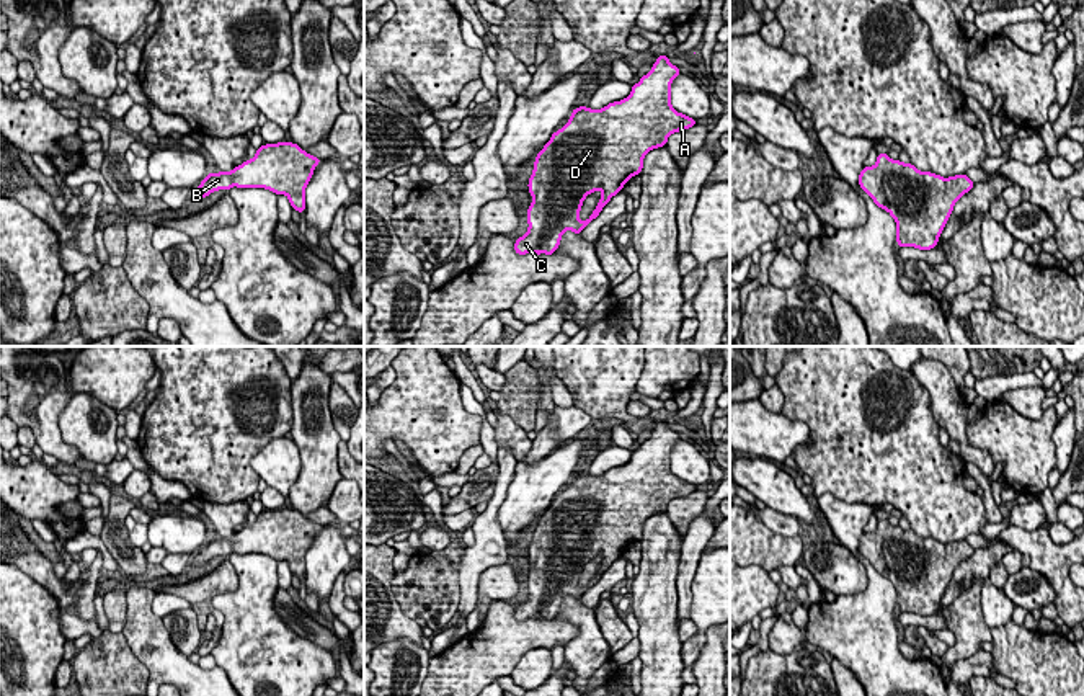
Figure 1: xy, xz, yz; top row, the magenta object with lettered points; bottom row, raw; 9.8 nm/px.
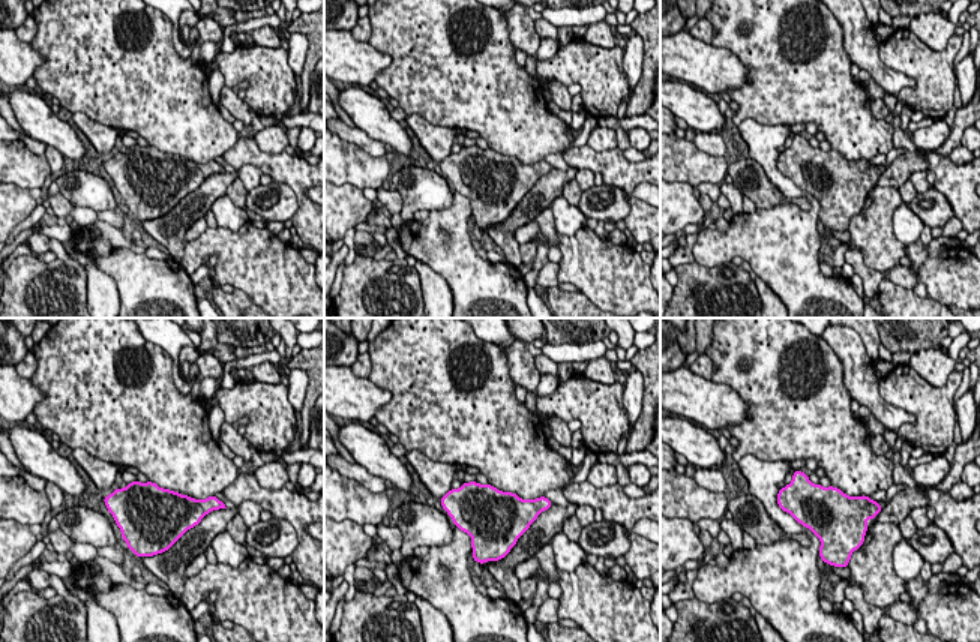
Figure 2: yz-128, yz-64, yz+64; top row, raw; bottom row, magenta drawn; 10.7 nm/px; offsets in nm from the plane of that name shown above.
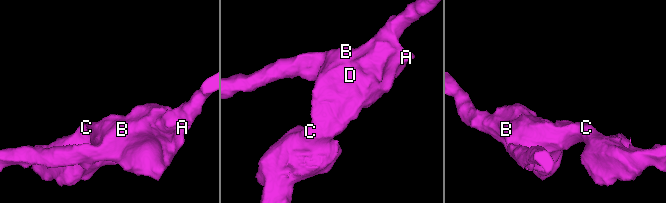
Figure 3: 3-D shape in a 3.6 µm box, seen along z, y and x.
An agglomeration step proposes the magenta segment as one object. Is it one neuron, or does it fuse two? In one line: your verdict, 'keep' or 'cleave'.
keep

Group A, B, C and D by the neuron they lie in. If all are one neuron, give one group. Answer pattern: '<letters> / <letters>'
A B C D

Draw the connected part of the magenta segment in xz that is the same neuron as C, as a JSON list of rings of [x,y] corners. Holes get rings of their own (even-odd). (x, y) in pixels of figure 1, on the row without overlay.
[[[658,422],[651,436],[632,451],[632,457],[620,467],[612,467],[602,475],[576,472],[570,485],[542,513],[534,526],[534,536],[527,554],[532,569],[527,575],[527,598],[516,605],[514,618],[553,621],[565,596],[581,601],[581,596],[594,587],[612,562],[622,557],[625,549],[642,539],[643,523],[658,513],[664,513],[673,498],[686,497],[697,490],[671,472],[671,449],[679,441],[679,433],[668,422]],[[601,555],[602,562],[586,587],[580,587],[583,567],[589,559]]]

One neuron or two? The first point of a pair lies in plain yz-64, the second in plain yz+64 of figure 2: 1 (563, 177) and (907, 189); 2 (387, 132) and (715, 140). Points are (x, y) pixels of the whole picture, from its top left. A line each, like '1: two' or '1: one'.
1: two
2: two

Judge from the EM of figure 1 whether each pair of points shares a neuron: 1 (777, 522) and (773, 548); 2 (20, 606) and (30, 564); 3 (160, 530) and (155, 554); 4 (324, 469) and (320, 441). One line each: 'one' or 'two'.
1: two
2: two
3: two
4: one

